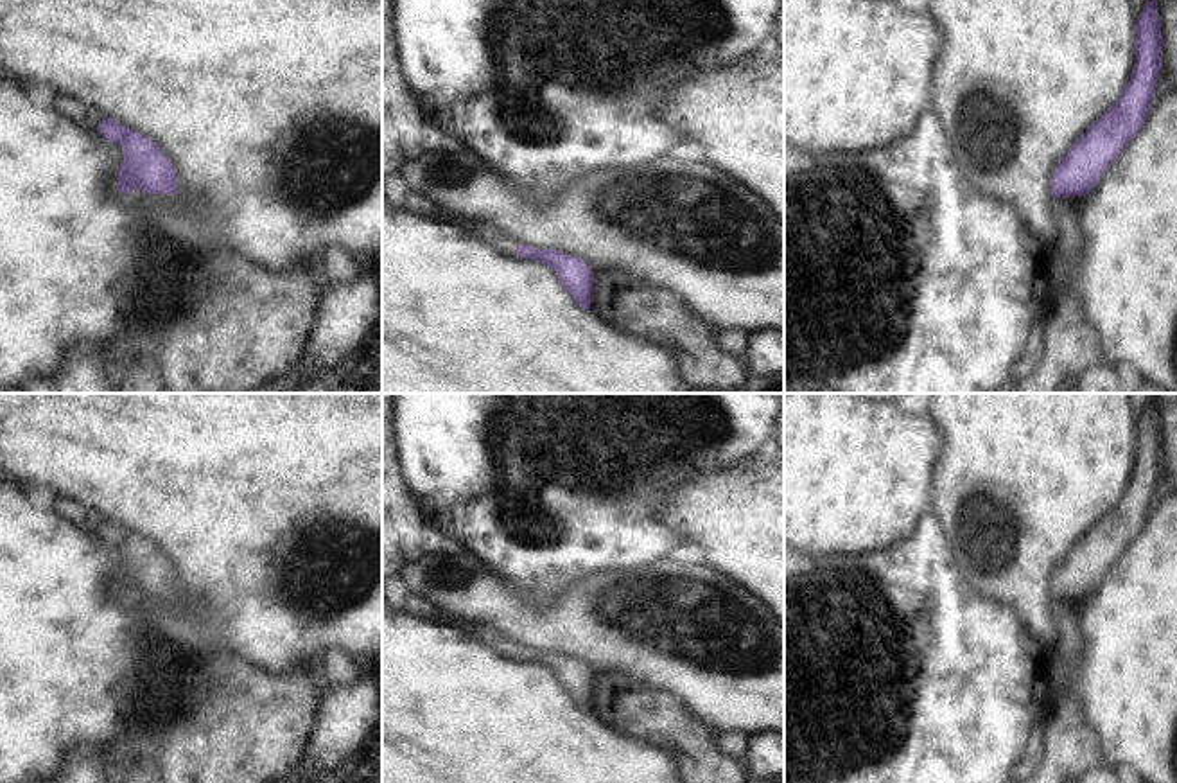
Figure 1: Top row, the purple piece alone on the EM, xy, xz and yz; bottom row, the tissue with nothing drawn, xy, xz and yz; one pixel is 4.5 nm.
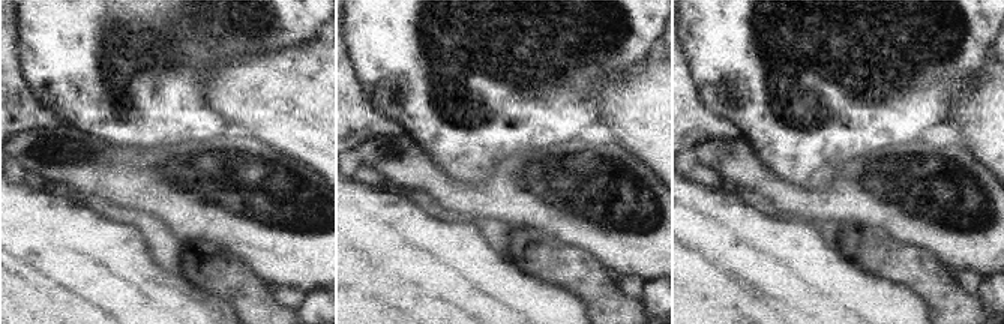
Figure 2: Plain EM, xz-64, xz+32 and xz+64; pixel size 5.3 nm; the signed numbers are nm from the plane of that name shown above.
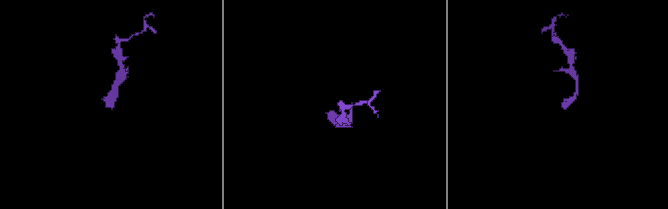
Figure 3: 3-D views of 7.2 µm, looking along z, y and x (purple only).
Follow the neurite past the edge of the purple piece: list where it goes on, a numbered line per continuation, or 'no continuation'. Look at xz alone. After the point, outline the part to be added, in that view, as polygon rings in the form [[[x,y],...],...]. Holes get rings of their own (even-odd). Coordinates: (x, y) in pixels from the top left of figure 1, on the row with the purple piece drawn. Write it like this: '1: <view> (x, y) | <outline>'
1: xz (488, 232) | [[[479,223],[481,239],[499,250],[504,257],[517,259],[519,244],[508,239],[497,226],[488,223]]]

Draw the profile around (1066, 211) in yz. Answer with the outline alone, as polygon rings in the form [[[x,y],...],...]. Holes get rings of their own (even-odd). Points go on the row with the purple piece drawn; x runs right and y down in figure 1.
[[[1075,196],[1055,198],[1051,203],[1051,212],[1057,223],[1057,237],[1051,244],[1051,250],[1073,260],[1078,260],[1082,253],[1080,216],[1085,201],[1087,196]]]

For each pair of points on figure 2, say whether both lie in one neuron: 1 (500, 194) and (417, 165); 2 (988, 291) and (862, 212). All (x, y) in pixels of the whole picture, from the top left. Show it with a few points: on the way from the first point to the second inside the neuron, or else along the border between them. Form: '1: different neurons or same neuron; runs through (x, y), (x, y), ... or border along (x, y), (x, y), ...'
1: same neuron; runs through (479, 194), (450, 194), (438, 185)
2: different neurons; border along (988, 275), (983, 278)

